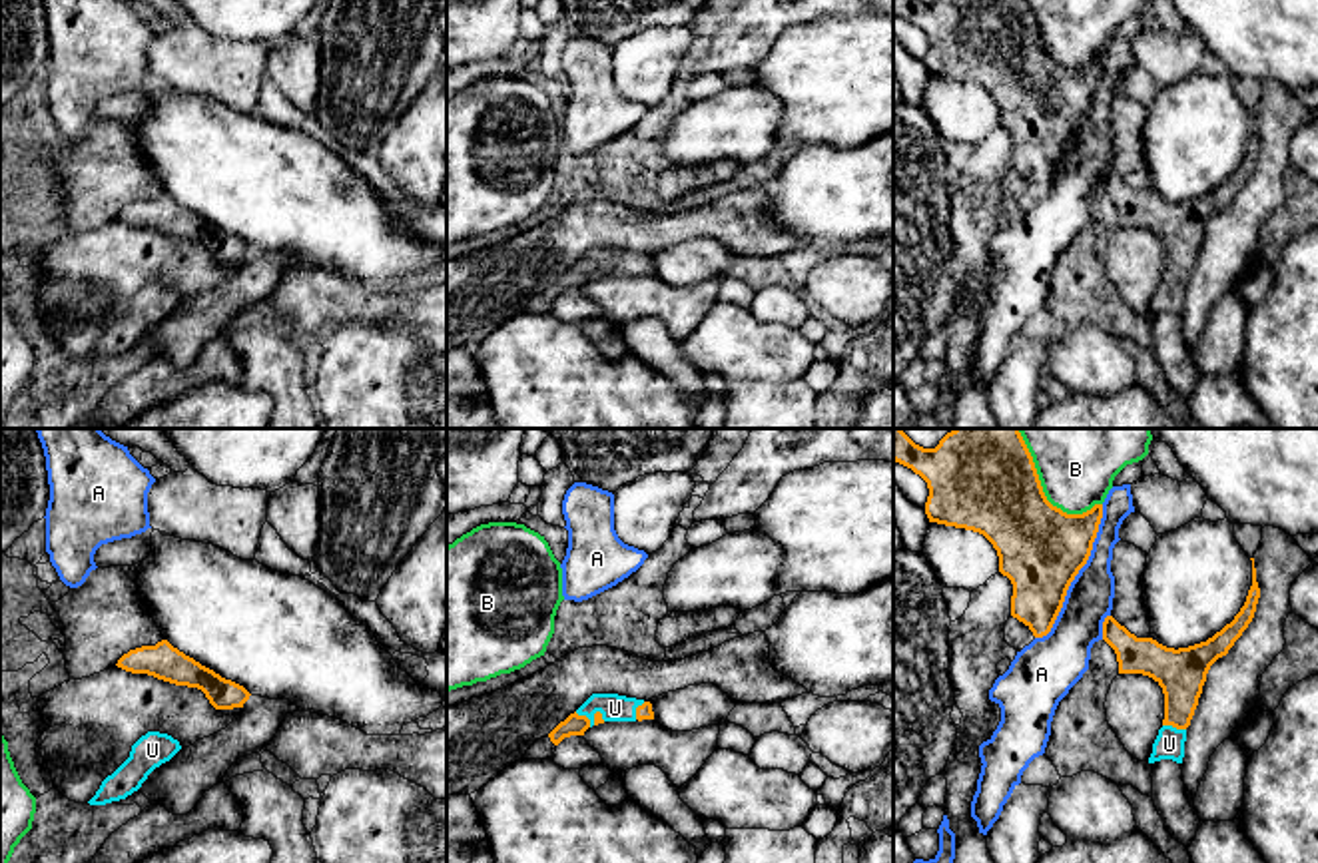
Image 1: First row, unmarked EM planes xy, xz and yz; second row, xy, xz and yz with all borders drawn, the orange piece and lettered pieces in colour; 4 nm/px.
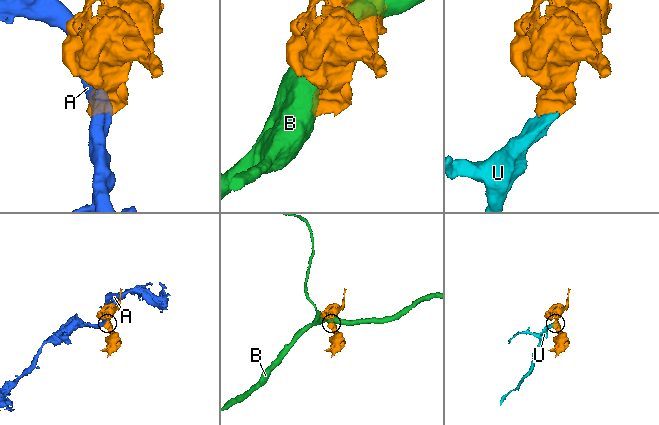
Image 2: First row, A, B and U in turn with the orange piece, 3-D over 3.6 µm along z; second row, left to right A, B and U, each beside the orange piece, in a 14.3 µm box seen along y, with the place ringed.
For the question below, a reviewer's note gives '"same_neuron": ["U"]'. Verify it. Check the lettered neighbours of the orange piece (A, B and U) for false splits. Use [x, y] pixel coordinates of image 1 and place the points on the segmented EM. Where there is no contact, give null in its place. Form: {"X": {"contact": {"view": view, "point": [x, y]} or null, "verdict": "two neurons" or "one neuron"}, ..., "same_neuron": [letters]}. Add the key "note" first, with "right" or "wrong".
{"note": "right", "A": {"contact": {"view": "yz", "point": [1077, 573]}, "verdict": "two neurons"}, "B": {"contact": {"view": "yz", "point": [1041, 491]}, "verdict": "two neurons"}, "U": {"contact": {"view": "yz", "point": [1175, 726]}, "verdict": "one neuron"}, "same_neuron": ["U"]}

